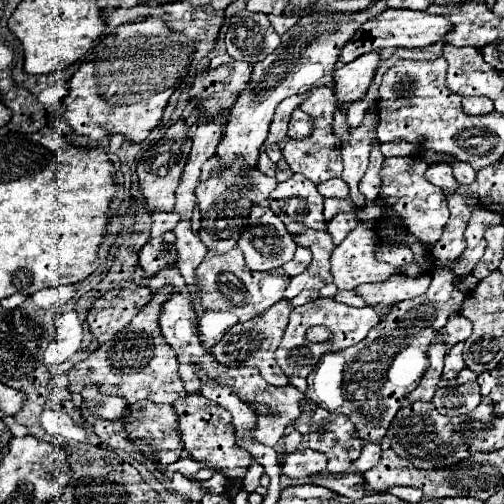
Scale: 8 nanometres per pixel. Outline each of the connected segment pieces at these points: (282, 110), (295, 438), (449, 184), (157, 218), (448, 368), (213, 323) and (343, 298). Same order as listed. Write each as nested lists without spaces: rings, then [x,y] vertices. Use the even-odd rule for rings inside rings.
[[[300,94],[300,96],[290,96],[286,100],[282,100],[282,104],[278,104],[276,108],[276,114],[274,114],[274,120],[270,124],[270,134],[266,138],[266,142],[262,144],[262,150],[266,150],[268,146],[272,144],[280,144],[284,138],[286,138],[286,130],[288,130],[288,122],[290,122],[290,114],[296,106],[302,104],[302,100],[306,98],[306,94]]]
[[[294,430],[282,438],[282,448],[284,448],[284,452],[290,454],[290,452],[294,452],[294,448],[300,446],[300,442],[302,442],[302,434]]]
[[[440,162],[440,164],[430,164],[430,168],[426,170],[424,178],[426,178],[430,184],[438,186],[438,188],[448,188],[448,190],[456,190],[456,188],[458,188],[456,178],[452,176],[452,168],[450,168],[448,164],[444,164],[444,162]]]
[[[154,212],[152,214],[152,226],[150,226],[150,238],[156,238],[156,236],[162,236],[164,232],[172,230],[174,224],[178,222],[178,216],[174,214],[168,214],[168,212]]]
[[[458,342],[450,348],[450,352],[444,358],[444,370],[442,370],[442,378],[452,380],[458,376],[458,372],[464,368],[464,360],[462,360],[462,348],[464,342]]]
[[[232,248],[222,256],[216,256],[214,252],[206,254],[206,258],[202,260],[196,272],[198,292],[202,296],[196,308],[198,328],[200,328],[198,334],[202,336],[202,344],[206,344],[206,348],[212,348],[224,336],[224,332],[234,324],[260,316],[272,304],[284,298],[284,290],[290,278],[272,272],[270,272],[270,280],[262,280],[262,276],[264,276],[262,272],[250,272],[250,268],[246,268],[240,248]]]
[[[338,290],[334,300],[342,302],[342,304],[348,304],[348,306],[358,306],[358,308],[364,306],[364,300],[354,290]]]

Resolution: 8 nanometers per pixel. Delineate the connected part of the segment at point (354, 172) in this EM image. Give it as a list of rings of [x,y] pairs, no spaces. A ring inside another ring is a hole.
[[[370,106],[364,122],[360,128],[352,130],[352,136],[346,144],[342,144],[342,162],[344,162],[344,172],[342,172],[342,180],[350,186],[350,200],[354,202],[354,206],[362,206],[366,204],[366,198],[362,196],[362,192],[358,190],[358,184],[368,168],[368,154],[370,154],[370,130],[374,130],[378,124],[376,118],[376,108]]]

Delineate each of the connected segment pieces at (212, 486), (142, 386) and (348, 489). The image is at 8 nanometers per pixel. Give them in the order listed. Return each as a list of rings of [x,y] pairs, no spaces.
[[[214,474],[210,480],[206,480],[204,486],[206,486],[206,490],[210,494],[220,494],[220,492],[226,492],[228,490],[228,480],[222,474]]]
[[[162,288],[162,292],[152,296],[152,300],[112,340],[70,368],[70,392],[78,394],[86,384],[102,384],[102,392],[124,396],[130,404],[144,398],[156,404],[172,404],[176,398],[186,396],[182,378],[178,376],[176,352],[170,348],[170,344],[166,344],[162,332],[158,332],[158,300],[166,300],[166,296],[168,288]]]
[[[344,472],[340,476],[334,476],[334,474],[314,474],[312,476],[312,482],[314,484],[320,484],[320,486],[326,486],[334,492],[340,492],[348,498],[362,498],[364,492],[366,492],[366,482],[362,476],[358,474],[352,474],[352,472]]]

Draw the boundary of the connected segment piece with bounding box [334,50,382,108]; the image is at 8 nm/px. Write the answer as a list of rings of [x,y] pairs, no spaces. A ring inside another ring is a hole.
[[[380,50],[368,52],[368,54],[358,56],[350,64],[338,68],[338,72],[334,72],[336,102],[342,104],[342,108],[346,108],[348,102],[352,102],[352,100],[364,98],[380,60],[382,60]]]

